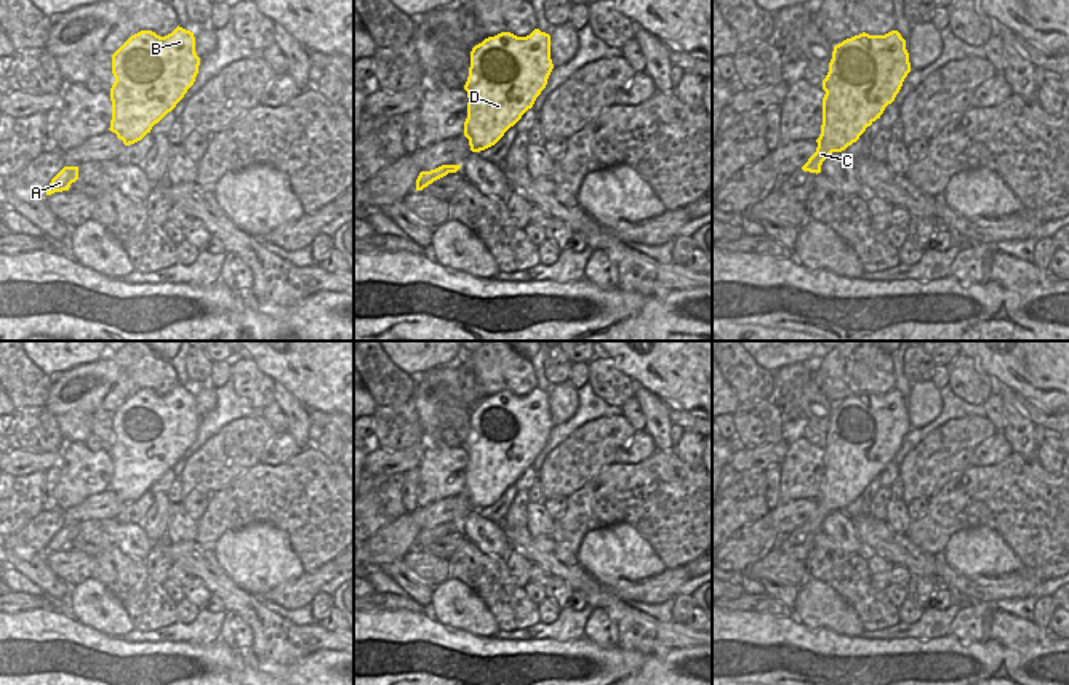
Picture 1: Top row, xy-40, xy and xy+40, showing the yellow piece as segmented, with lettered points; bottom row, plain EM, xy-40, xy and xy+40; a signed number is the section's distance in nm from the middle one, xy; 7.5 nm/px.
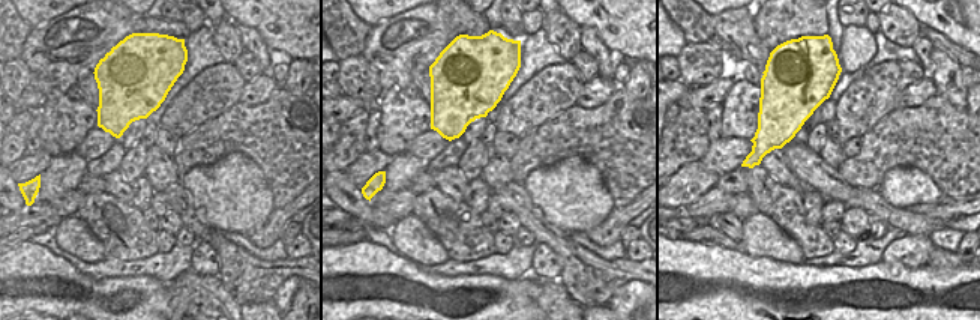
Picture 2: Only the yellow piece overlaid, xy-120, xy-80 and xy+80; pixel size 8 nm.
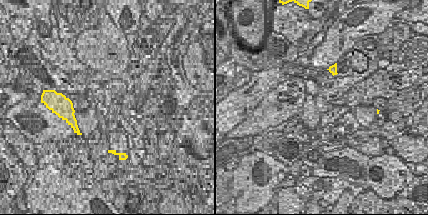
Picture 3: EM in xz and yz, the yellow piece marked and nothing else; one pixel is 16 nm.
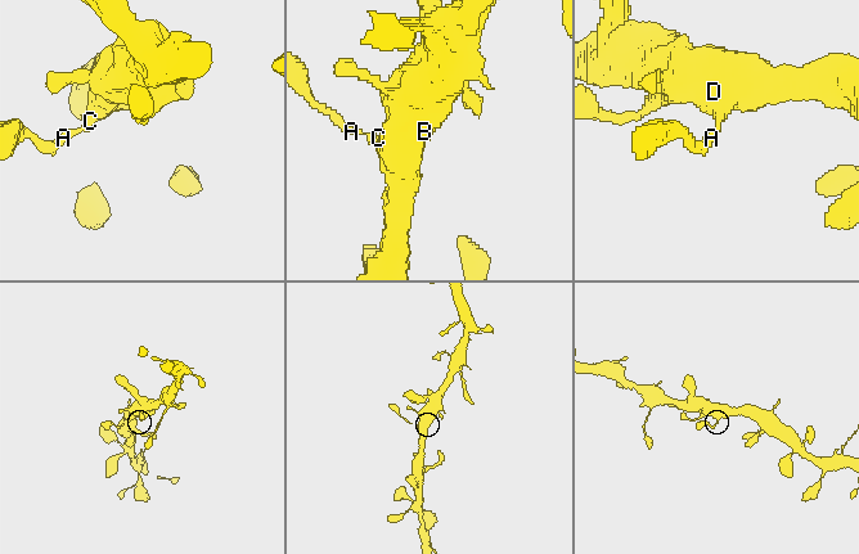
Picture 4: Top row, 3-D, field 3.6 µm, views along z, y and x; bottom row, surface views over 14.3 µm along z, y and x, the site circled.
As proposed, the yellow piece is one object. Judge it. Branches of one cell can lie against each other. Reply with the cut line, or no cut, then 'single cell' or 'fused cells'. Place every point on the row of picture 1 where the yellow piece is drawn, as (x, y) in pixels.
cut none; single cell

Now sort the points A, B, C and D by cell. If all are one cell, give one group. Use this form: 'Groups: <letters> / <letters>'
Groups: A B C D.

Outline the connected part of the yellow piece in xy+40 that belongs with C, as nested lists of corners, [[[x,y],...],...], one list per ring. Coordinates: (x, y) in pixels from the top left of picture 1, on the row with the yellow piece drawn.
[[[898,30],[885,35],[863,32],[835,45],[823,80],[826,94],[818,147],[802,170],[818,174],[832,152],[856,142],[895,101],[909,72],[906,40]]]

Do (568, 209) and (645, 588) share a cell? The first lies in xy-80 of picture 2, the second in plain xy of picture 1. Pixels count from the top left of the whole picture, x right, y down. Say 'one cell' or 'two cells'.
two cells

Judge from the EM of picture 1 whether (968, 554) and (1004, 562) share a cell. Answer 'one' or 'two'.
one

